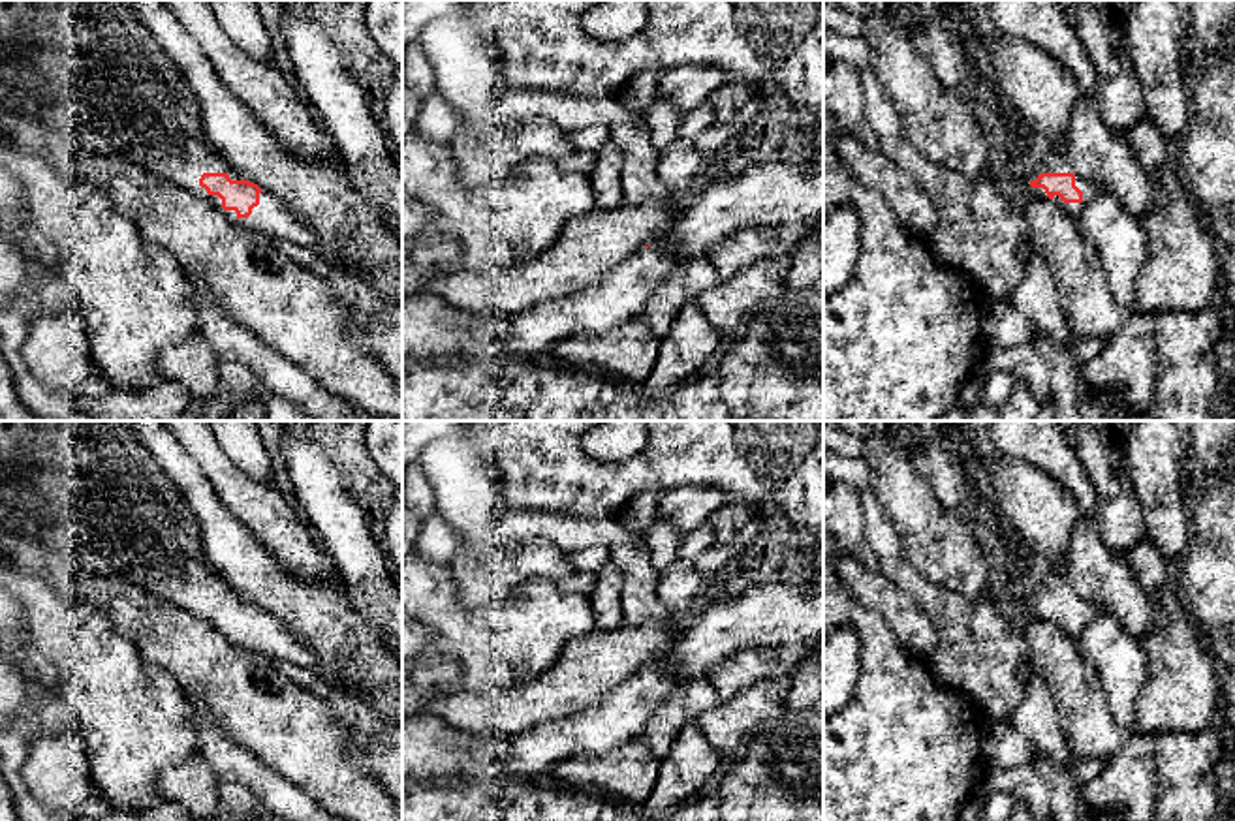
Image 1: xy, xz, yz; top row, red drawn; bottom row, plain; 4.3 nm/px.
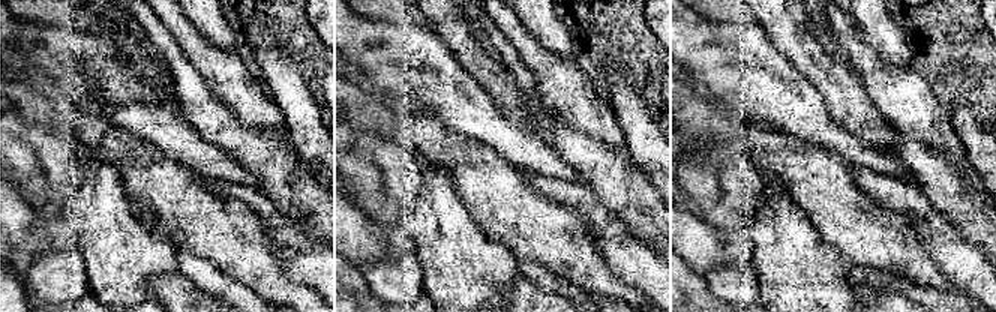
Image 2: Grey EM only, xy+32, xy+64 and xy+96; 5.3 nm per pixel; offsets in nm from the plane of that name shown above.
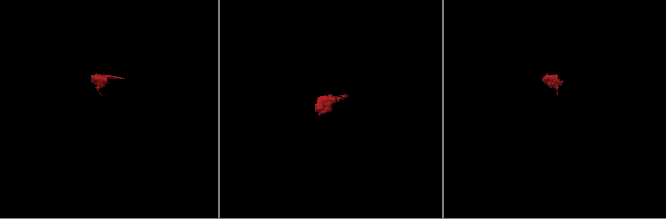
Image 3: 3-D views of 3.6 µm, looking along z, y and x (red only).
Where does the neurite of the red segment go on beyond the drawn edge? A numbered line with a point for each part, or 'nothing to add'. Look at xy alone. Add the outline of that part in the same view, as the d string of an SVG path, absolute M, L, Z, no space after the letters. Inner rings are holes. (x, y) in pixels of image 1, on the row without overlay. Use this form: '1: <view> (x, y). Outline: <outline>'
1: xy (183, 583). Outline: M139 530L126 532L124 539L145 556L141 582L147 592L211 624L231 644L252 650L273 663L288 661L320 673L325 669L321 658L267 611L261 611L259 626L248 639L239 639L235 631L224 631L222 620L209 616L199 607L201 596L227 594L231 601L242 601L242 596L231 590L203 558L182 562L160 558L154 539Z

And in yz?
1: yz (1057, 581). Outline: M1053 565L1043 584L1032 594L1030 601L1036 601L1041 594L1073 594L1075 607L1083 612L1081 624L1064 624L1058 616L1051 622L1058 624L1070 637L1079 637L1083 629L1100 614L1098 607L1079 596L1068 581L1066 567Z

